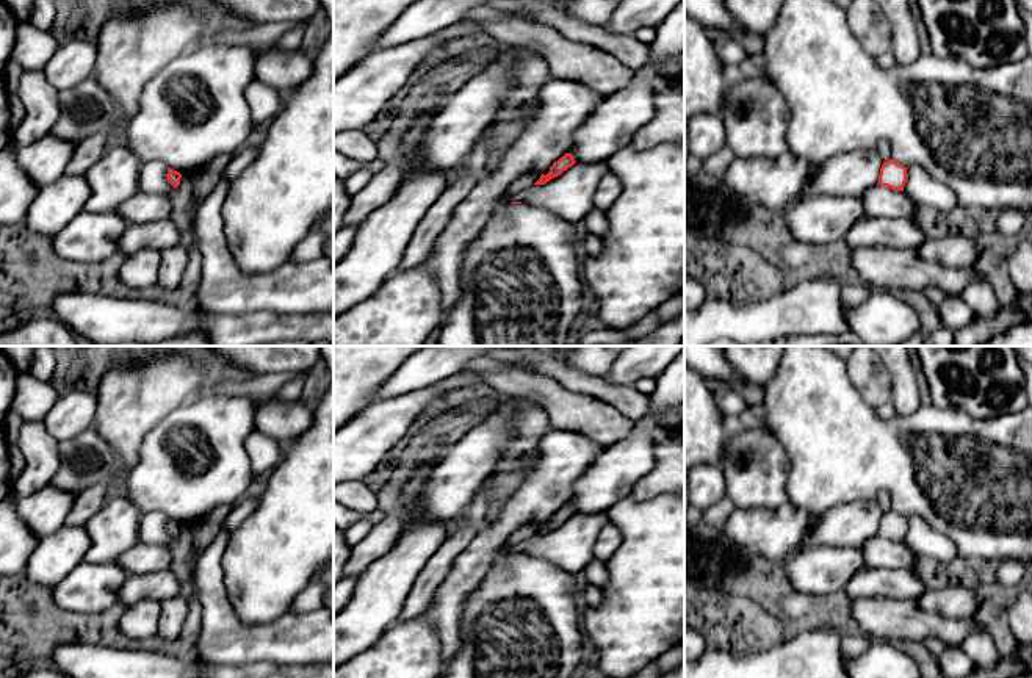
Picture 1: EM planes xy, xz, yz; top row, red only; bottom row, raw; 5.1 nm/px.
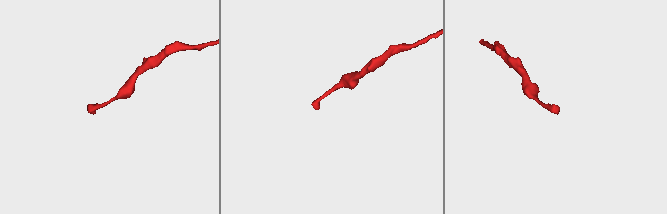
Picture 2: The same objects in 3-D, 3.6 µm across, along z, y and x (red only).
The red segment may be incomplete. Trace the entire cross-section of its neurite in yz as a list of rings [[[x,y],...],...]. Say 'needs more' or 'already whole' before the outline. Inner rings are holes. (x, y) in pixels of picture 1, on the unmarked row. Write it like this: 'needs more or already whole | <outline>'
already whole | [[[891,509],[880,518],[879,536],[904,542],[907,526],[907,518]]]

